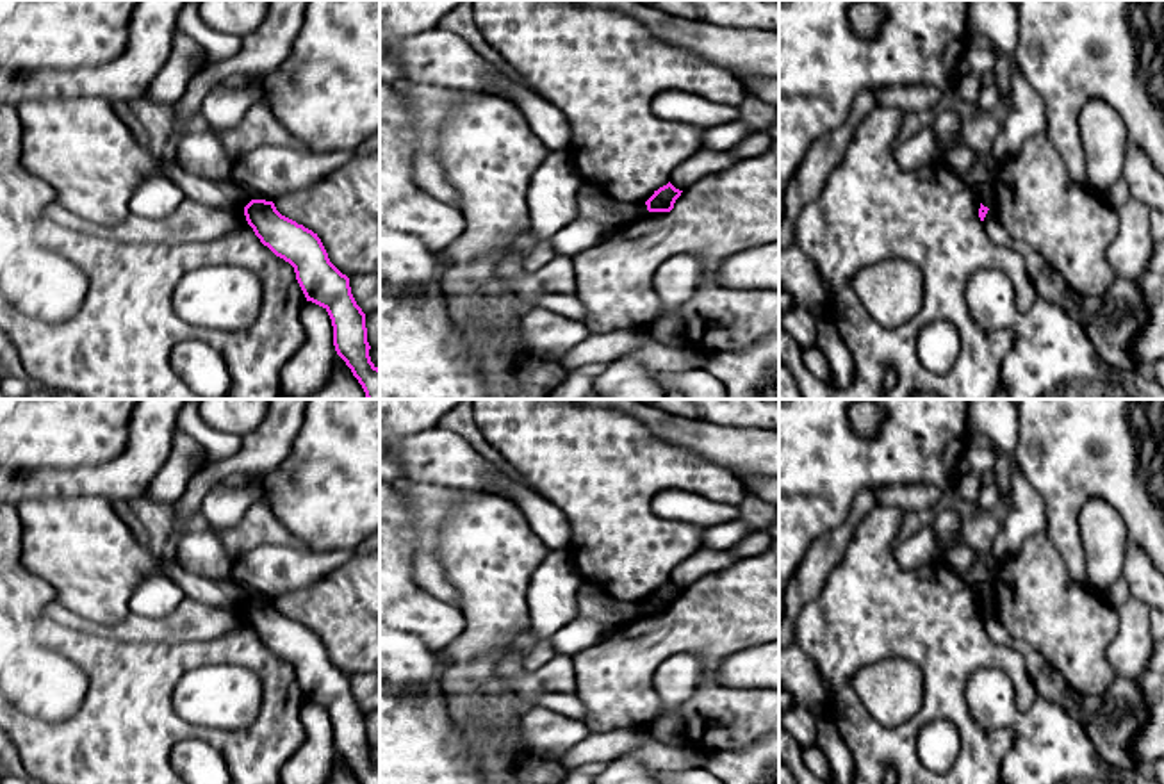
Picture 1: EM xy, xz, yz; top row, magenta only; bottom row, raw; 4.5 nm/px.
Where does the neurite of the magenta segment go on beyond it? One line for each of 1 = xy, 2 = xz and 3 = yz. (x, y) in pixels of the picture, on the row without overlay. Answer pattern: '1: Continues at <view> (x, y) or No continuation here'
1: No continuation here
2: No continuation here
3: No continuation here

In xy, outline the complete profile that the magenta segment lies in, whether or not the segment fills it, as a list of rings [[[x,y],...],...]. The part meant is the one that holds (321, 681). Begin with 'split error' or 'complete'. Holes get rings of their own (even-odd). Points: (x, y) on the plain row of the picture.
complete | [[[251,599],[244,615],[260,641],[294,666],[307,700],[328,711],[335,750],[358,782],[380,784],[380,768],[369,755],[365,713],[351,693],[349,677],[330,661],[317,633],[282,615],[266,599]]]

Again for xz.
complete | [[[670,581],[645,600],[649,611],[670,611],[674,608],[676,599],[683,590],[676,588]]]

